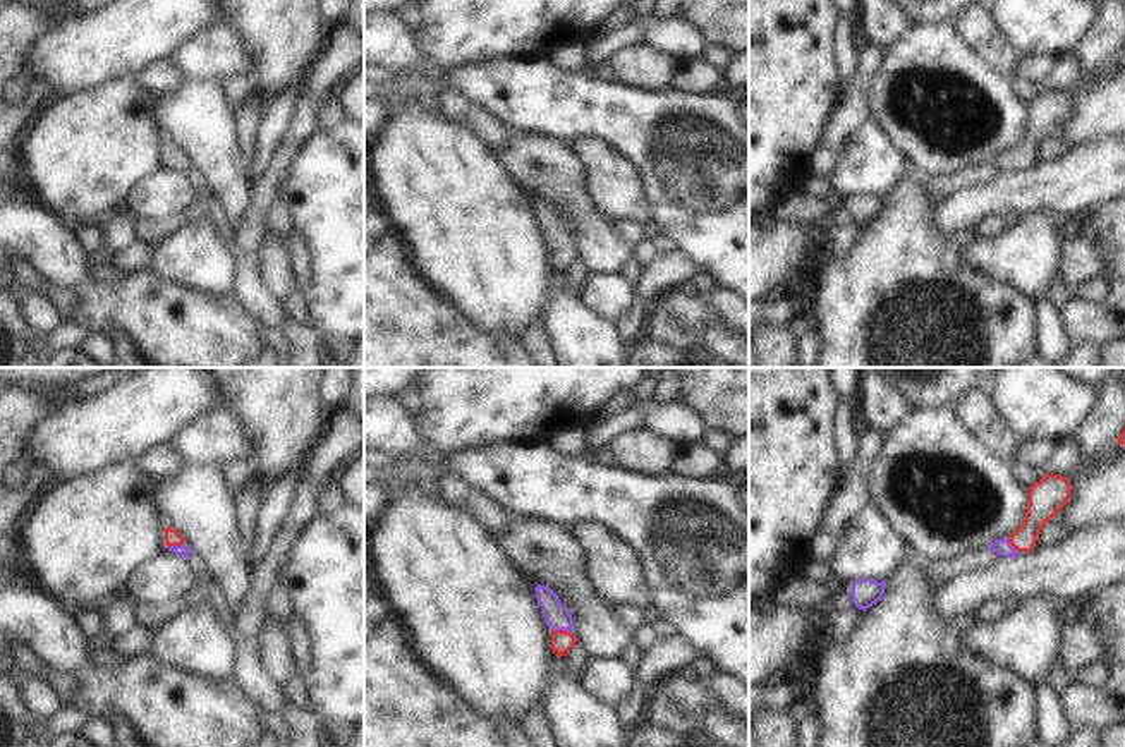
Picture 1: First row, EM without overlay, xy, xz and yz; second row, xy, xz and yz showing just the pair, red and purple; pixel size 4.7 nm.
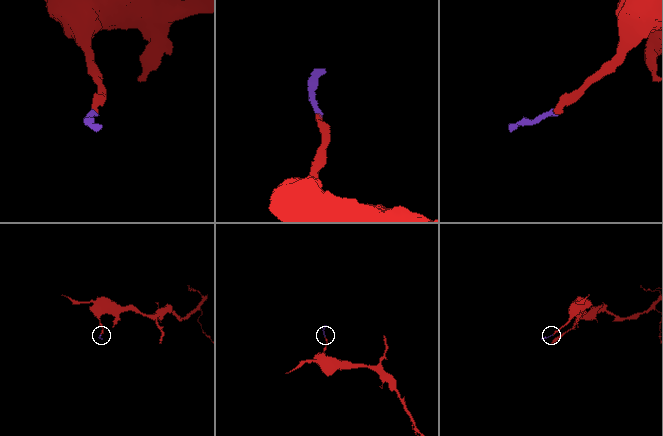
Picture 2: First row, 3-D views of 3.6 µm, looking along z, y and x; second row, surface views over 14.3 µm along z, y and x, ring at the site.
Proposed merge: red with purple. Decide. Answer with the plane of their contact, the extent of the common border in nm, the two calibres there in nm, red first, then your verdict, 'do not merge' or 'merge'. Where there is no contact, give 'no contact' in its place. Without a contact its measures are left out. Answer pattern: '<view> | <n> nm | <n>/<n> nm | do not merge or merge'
xz | 90 nm | 100/110 nm | merge

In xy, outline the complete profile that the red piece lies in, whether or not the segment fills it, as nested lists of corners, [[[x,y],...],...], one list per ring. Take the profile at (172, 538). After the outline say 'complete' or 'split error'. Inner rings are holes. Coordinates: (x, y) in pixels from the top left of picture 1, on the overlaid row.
[[[167,527],[165,543],[168,550],[172,550],[180,558],[187,558],[189,555],[194,555],[194,551],[184,544],[184,537],[179,534],[177,529]]]; split error

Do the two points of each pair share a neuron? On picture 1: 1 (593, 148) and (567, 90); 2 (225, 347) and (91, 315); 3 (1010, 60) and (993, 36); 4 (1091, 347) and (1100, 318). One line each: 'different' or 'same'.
1: different
2: same
3: same
4: different

